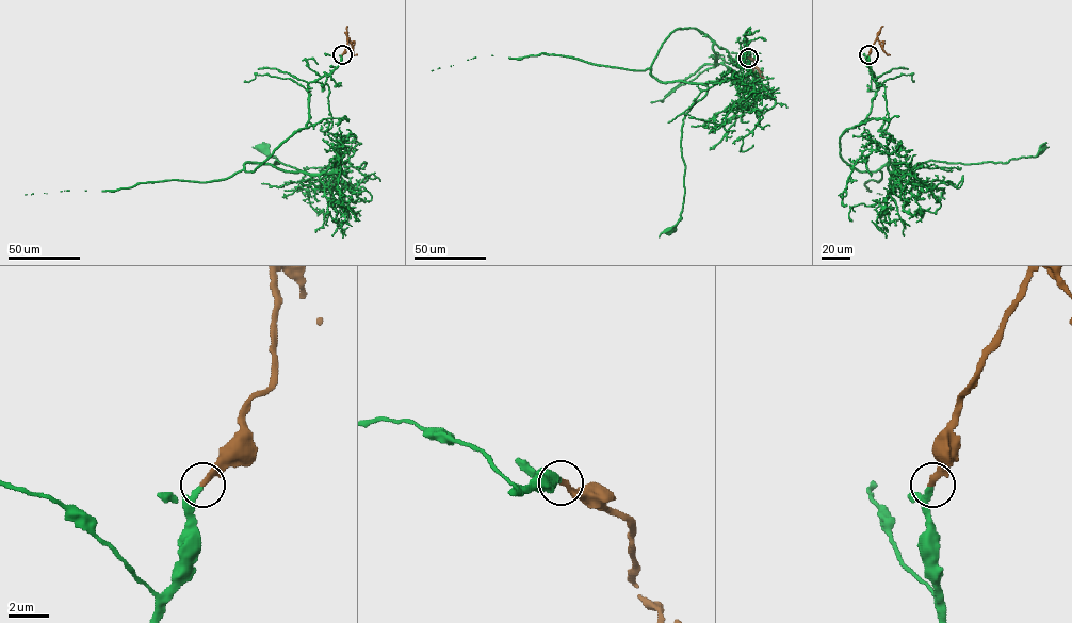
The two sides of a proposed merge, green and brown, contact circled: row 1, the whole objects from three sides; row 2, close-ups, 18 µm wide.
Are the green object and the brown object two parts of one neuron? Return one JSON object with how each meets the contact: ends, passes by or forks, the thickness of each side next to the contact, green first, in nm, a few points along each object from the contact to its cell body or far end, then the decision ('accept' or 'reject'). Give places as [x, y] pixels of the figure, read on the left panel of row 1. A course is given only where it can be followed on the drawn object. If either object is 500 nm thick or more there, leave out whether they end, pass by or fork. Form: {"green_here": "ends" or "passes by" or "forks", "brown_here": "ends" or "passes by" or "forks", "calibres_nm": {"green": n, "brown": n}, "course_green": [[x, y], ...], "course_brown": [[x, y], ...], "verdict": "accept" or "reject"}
{"green_here": "ends", "brown_here": "ends", "calibres_nm": {"green": 320, "brown": 300}, "course_green": [[342, 54], [331, 71], [308, 85], [306, 127], [254, 171], [244, 164], [301, 171], [275, 164], [264, 149]], "course_brown": [[342, 54], [347, 38], [354, 54], [357, 54]], "verdict": "accept"}

